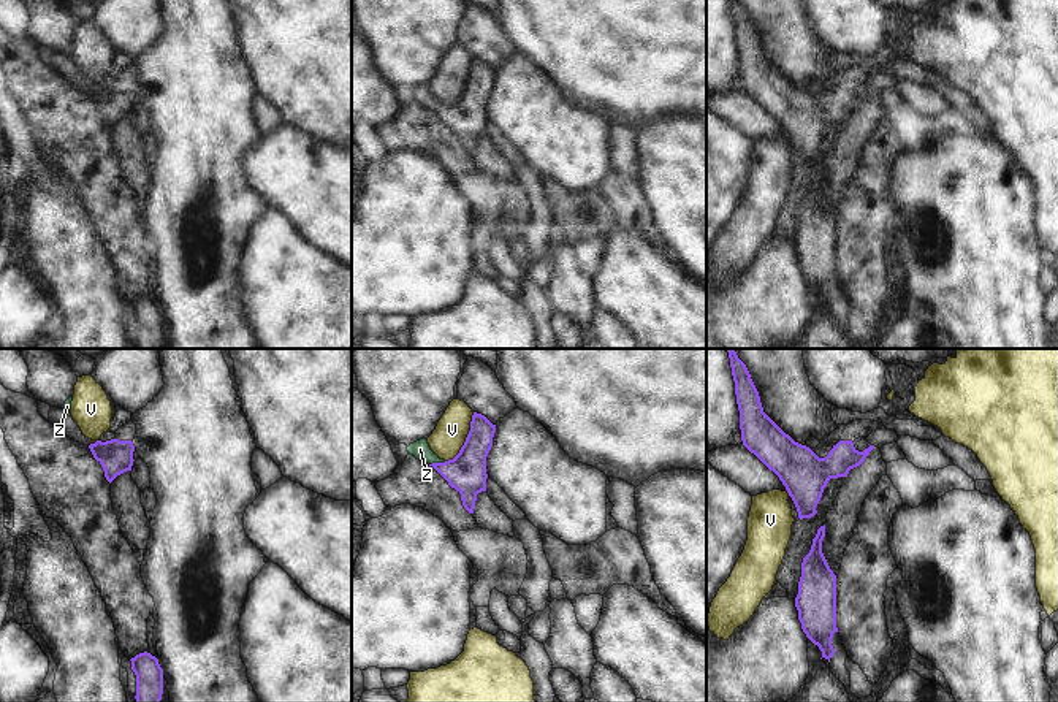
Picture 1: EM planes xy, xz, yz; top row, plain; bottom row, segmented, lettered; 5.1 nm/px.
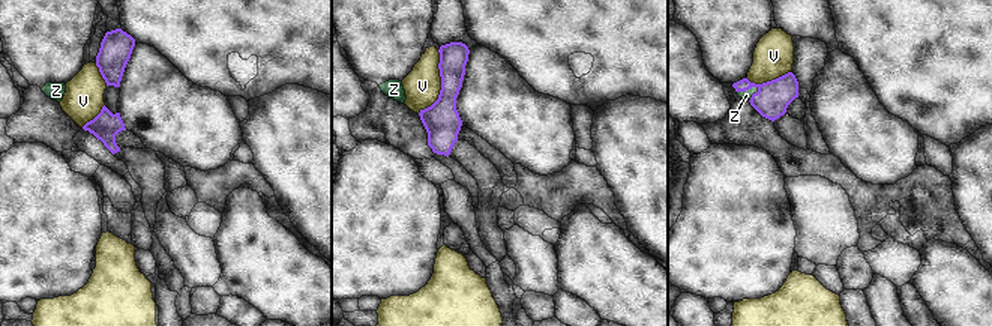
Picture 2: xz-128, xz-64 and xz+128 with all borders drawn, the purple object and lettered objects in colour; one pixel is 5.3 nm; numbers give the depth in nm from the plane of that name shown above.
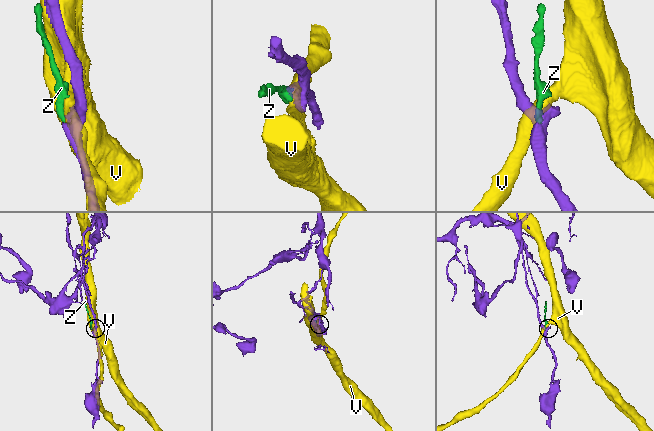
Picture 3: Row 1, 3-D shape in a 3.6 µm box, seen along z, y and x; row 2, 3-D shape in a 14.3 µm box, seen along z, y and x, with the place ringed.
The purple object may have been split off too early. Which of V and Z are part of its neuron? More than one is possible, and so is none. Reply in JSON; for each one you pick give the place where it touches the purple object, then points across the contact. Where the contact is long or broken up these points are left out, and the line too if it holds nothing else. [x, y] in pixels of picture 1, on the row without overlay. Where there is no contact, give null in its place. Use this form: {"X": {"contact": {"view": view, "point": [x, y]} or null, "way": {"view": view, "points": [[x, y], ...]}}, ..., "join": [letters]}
{"Z": {"contact": {"view": "xz", "point": [437, 108]}, "way": {"view": "xz", "points": [[466, 118], [445, 114], [437, 108], [420, 94]]}}, "join": ["Z"]}

